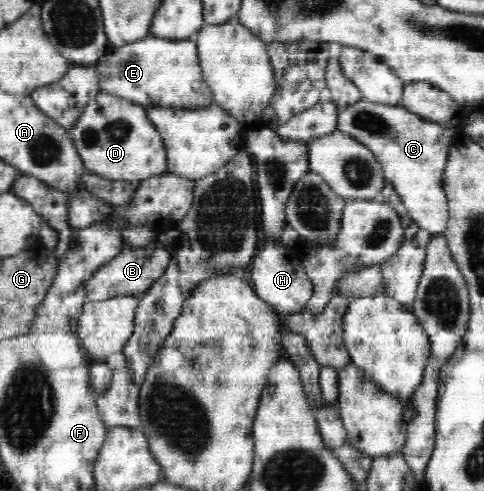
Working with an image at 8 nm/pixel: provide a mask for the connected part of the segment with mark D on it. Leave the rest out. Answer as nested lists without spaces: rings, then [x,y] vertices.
[[[100,92],[83,108],[78,119],[71,125],[69,132],[83,165],[92,174],[136,183],[148,176],[167,172],[167,153],[161,135],[150,118],[147,117],[146,108],[136,102]]]

